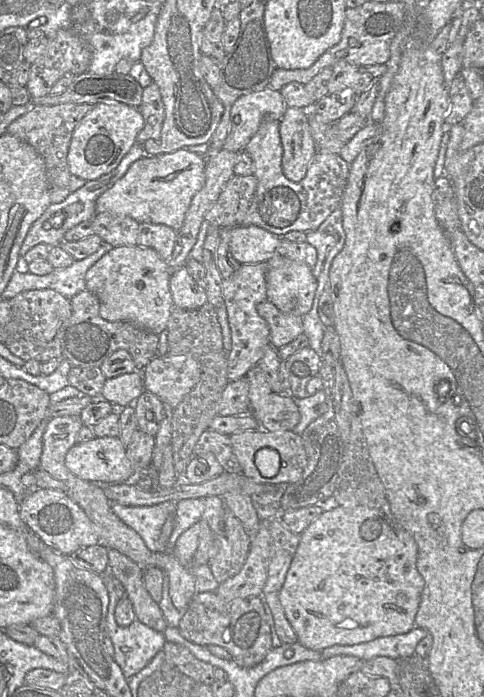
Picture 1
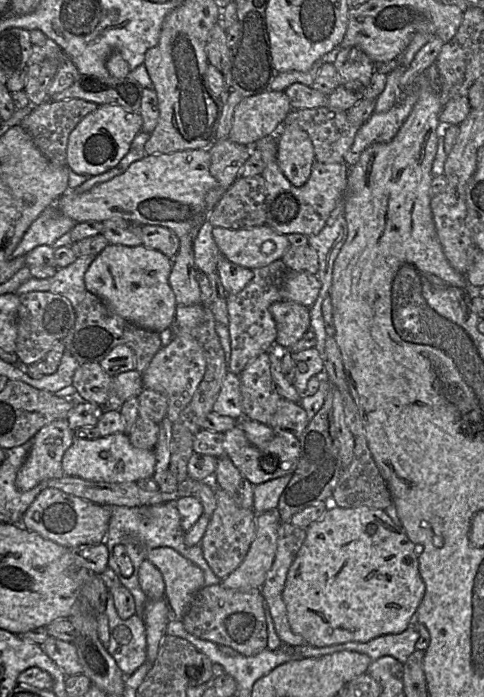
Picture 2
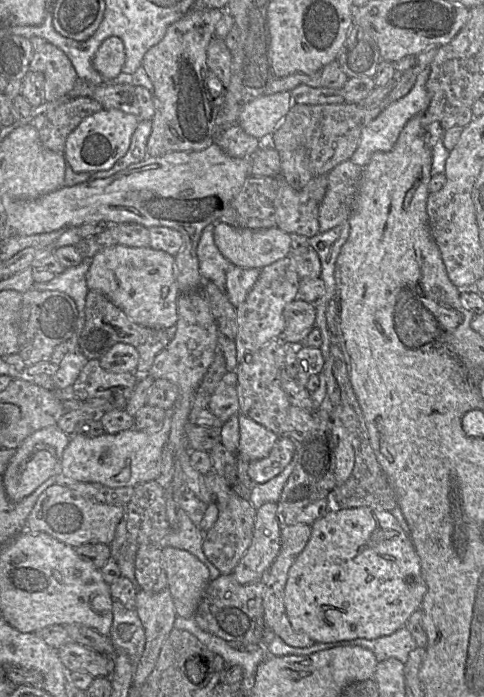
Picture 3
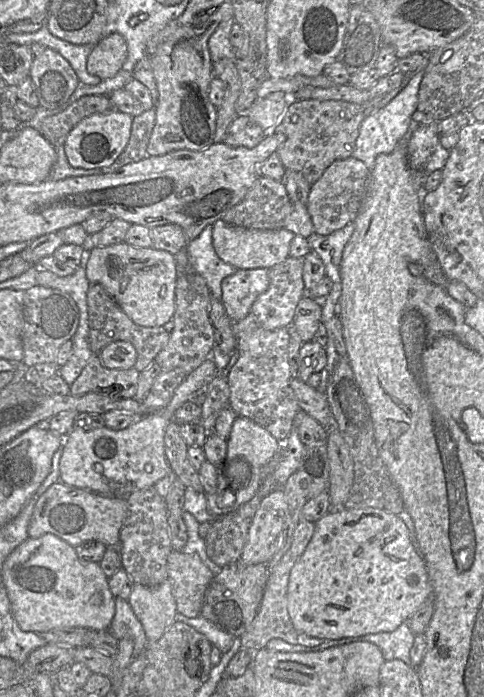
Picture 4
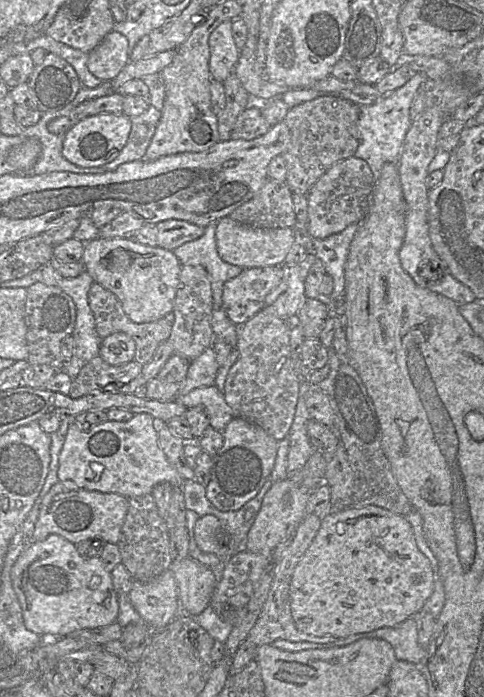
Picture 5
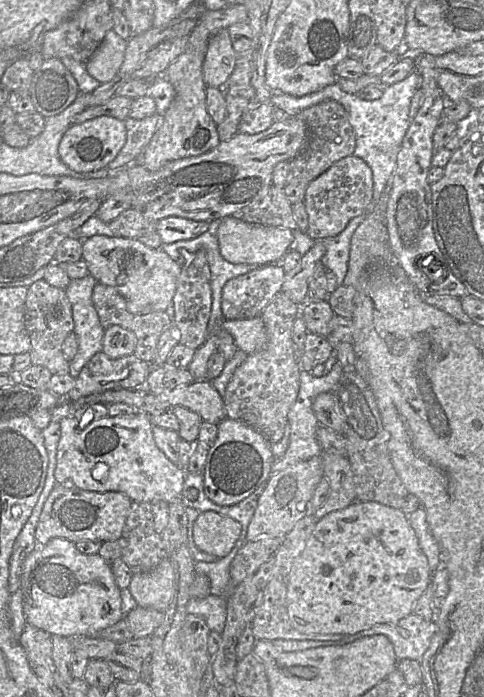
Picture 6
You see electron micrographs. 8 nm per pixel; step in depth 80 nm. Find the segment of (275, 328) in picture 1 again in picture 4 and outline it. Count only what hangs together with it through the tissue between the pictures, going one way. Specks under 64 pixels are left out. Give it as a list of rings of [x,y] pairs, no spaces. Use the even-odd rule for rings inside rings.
[[[303,296],[299,301],[295,310],[292,329],[300,336],[303,343],[313,340],[321,324],[322,309],[323,305],[313,298]]]

